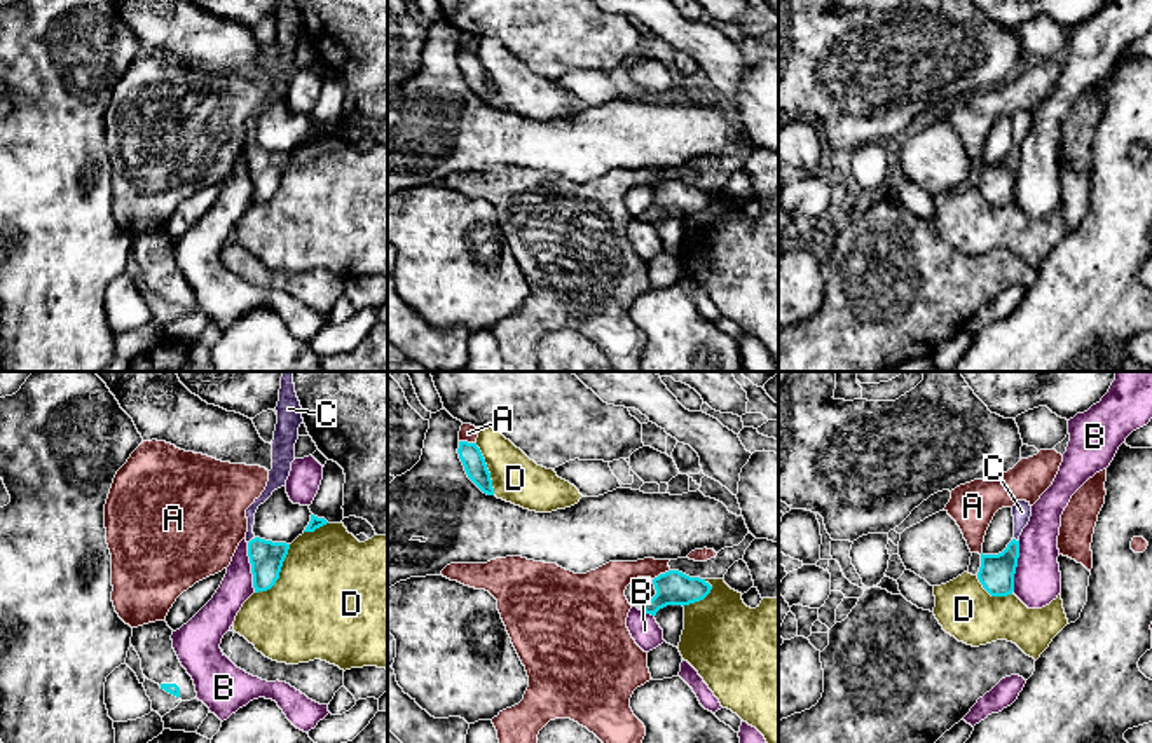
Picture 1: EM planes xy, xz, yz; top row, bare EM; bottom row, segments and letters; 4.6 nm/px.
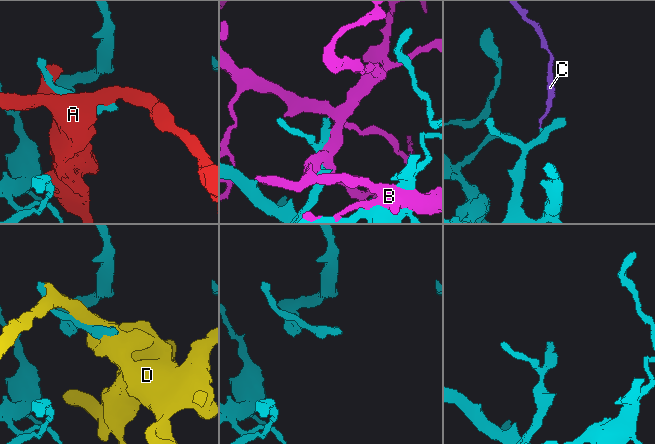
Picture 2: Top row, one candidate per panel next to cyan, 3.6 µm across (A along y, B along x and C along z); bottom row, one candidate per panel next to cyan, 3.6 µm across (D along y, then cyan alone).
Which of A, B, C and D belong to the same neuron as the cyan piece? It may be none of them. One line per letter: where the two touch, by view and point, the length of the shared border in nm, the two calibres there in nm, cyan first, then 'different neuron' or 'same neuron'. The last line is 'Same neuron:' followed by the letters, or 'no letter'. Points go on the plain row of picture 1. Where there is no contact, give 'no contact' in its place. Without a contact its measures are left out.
A: contact xz (466, 51); length 80 nm; calibres 100 and 80 nm; different neuron
B: contact yz (1016, 175); length 240 nm; calibres 160 and 220 nm; different neuron
C: contact xy (252, 149); length 50 nm; calibres 160 and 50 nm; same neuron
D: contact xy (278, 184); length 280 nm; calibres 160 and 480 nm; different neuron
Same neuron: C

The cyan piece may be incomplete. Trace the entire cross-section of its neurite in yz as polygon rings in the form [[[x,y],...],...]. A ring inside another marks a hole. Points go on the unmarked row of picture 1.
[[[1018,110],[1012,115],[1012,126],[1014,147],[1007,153],[1007,157],[998,164],[981,162],[981,176],[977,181],[977,188],[991,206],[1007,206],[1014,201],[1014,183],[1019,167],[1019,145],[1032,126],[1030,112]]]

